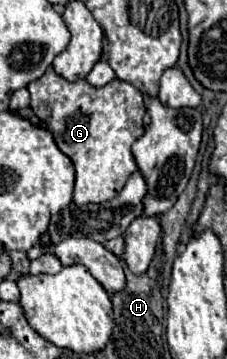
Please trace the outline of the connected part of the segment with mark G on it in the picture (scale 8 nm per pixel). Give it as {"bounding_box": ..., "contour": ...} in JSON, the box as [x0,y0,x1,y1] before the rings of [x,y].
{"bounding_box":[27,67,145,205],"contour":[[[49,67],[43,77],[31,81],[27,89],[31,93],[33,113],[47,121],[47,129],[53,133],[57,147],[75,165],[73,201],[77,205],[87,205],[113,199],[123,189],[123,183],[137,171],[131,143],[145,133],[141,91],[121,79],[113,79],[99,89],[91,87],[85,79],[67,83],[53,67]]]}

